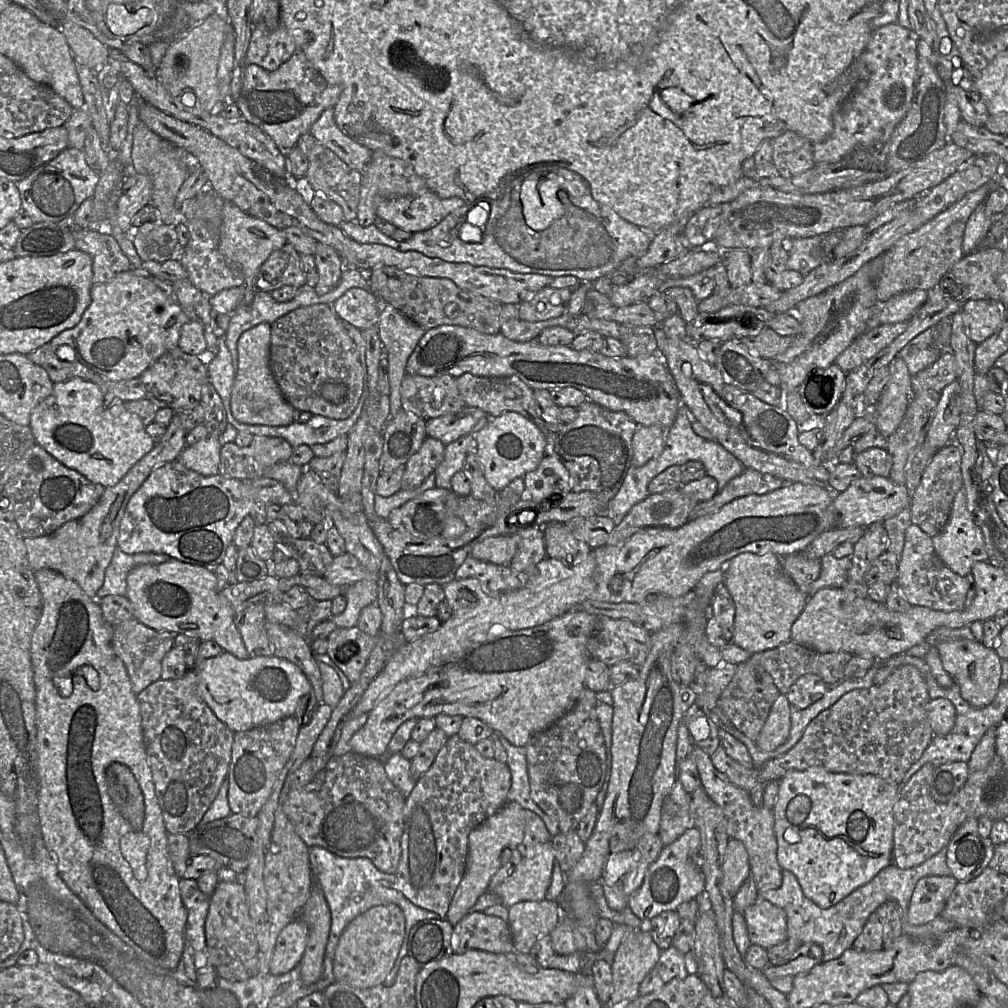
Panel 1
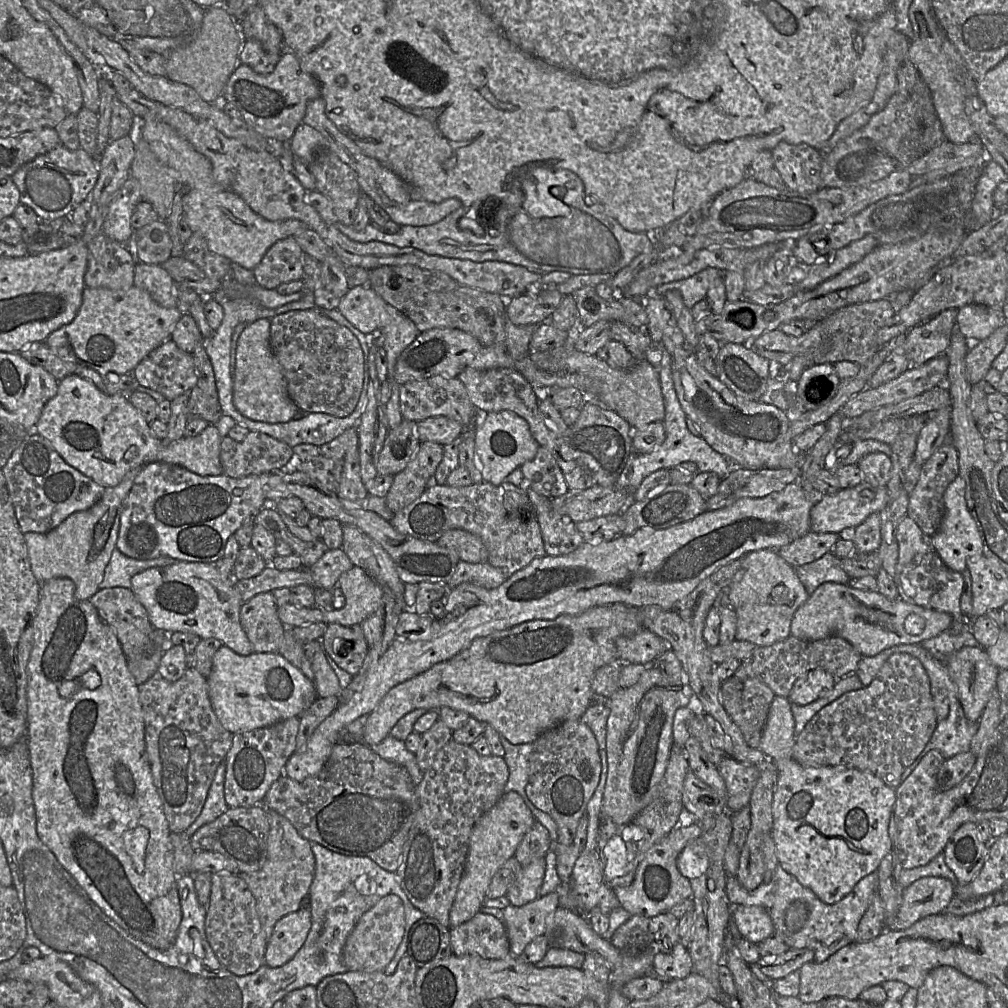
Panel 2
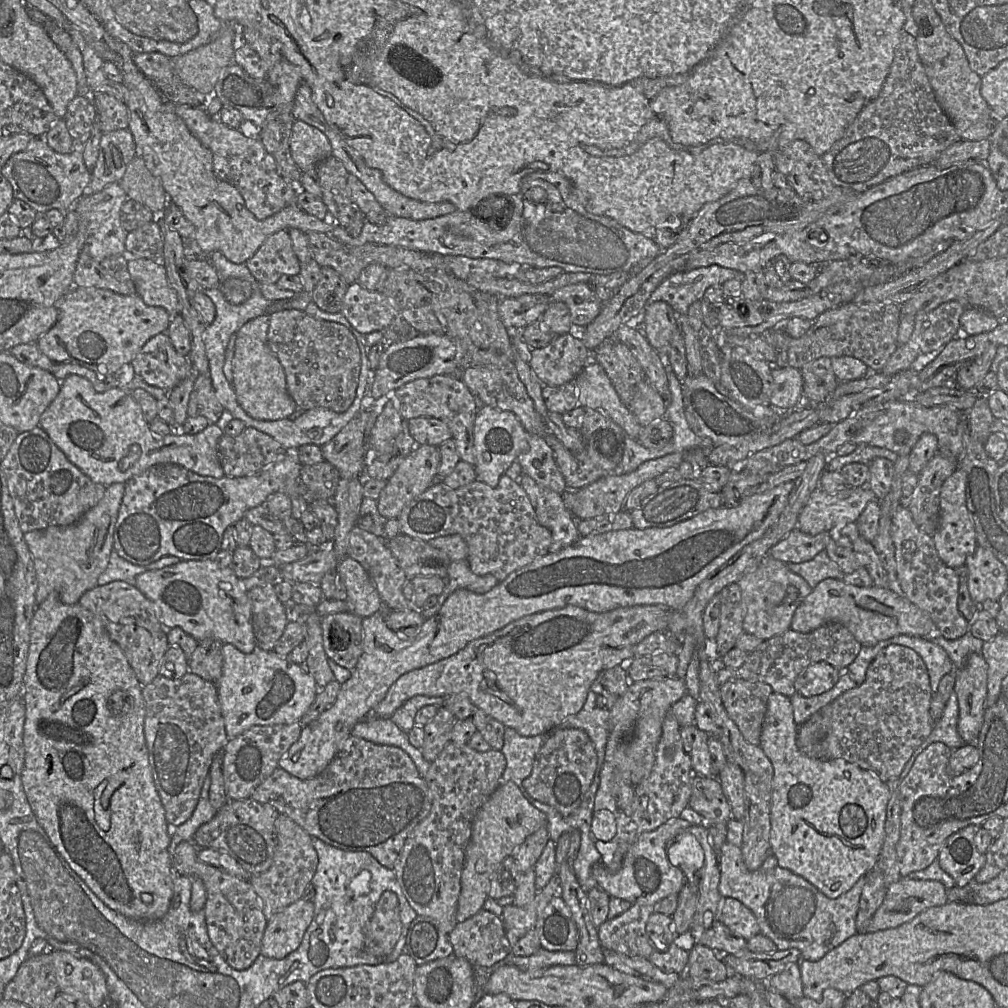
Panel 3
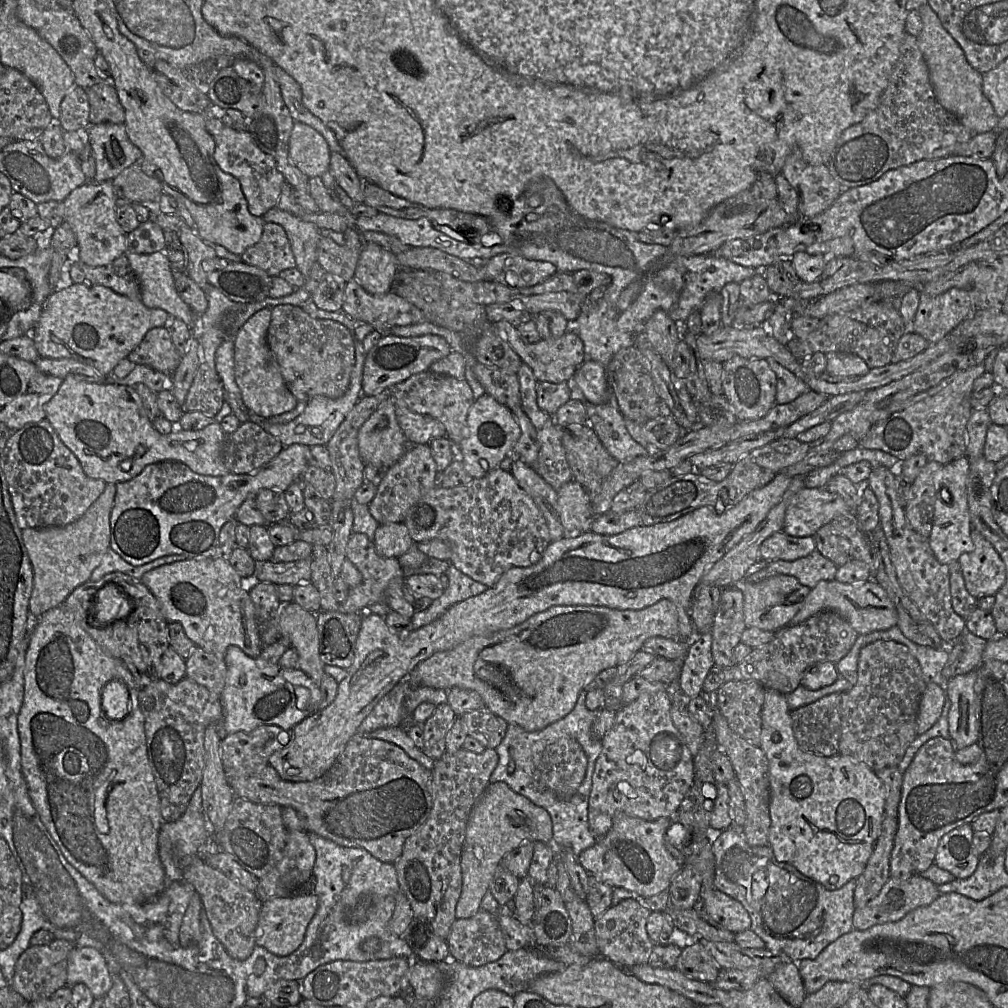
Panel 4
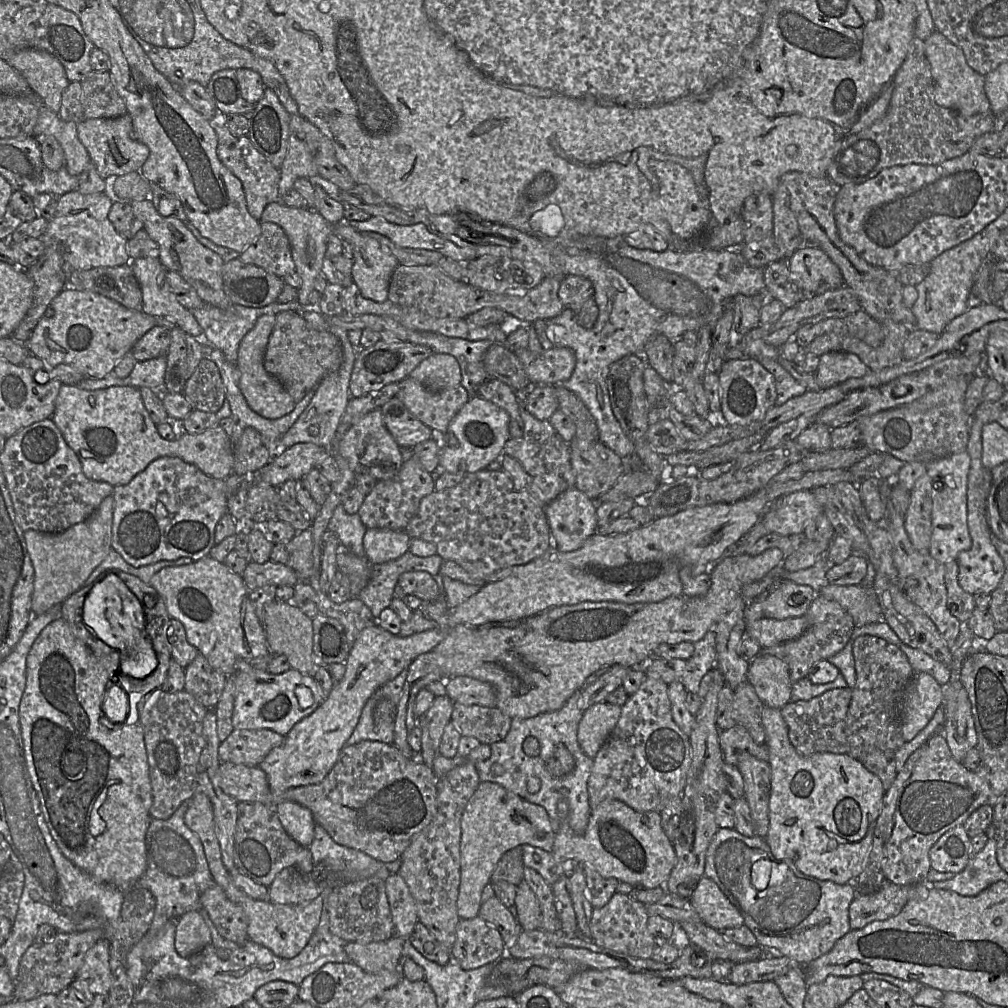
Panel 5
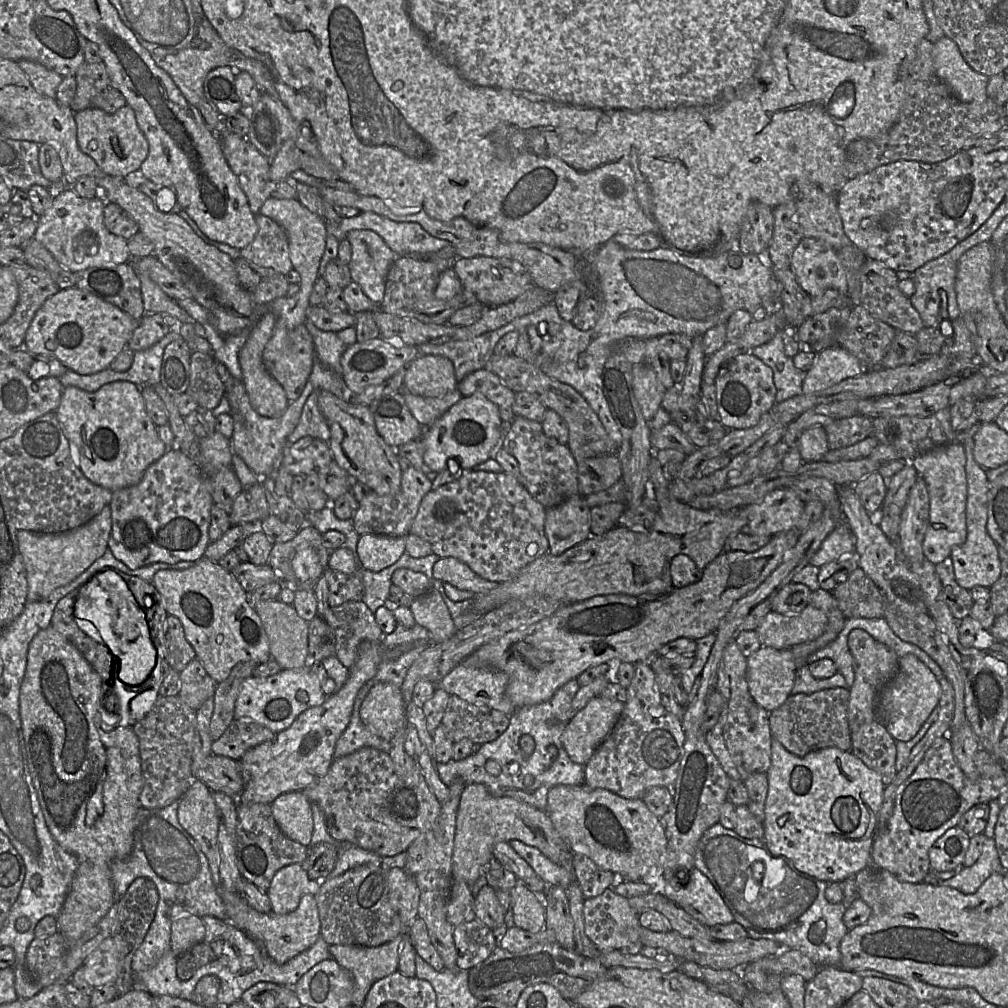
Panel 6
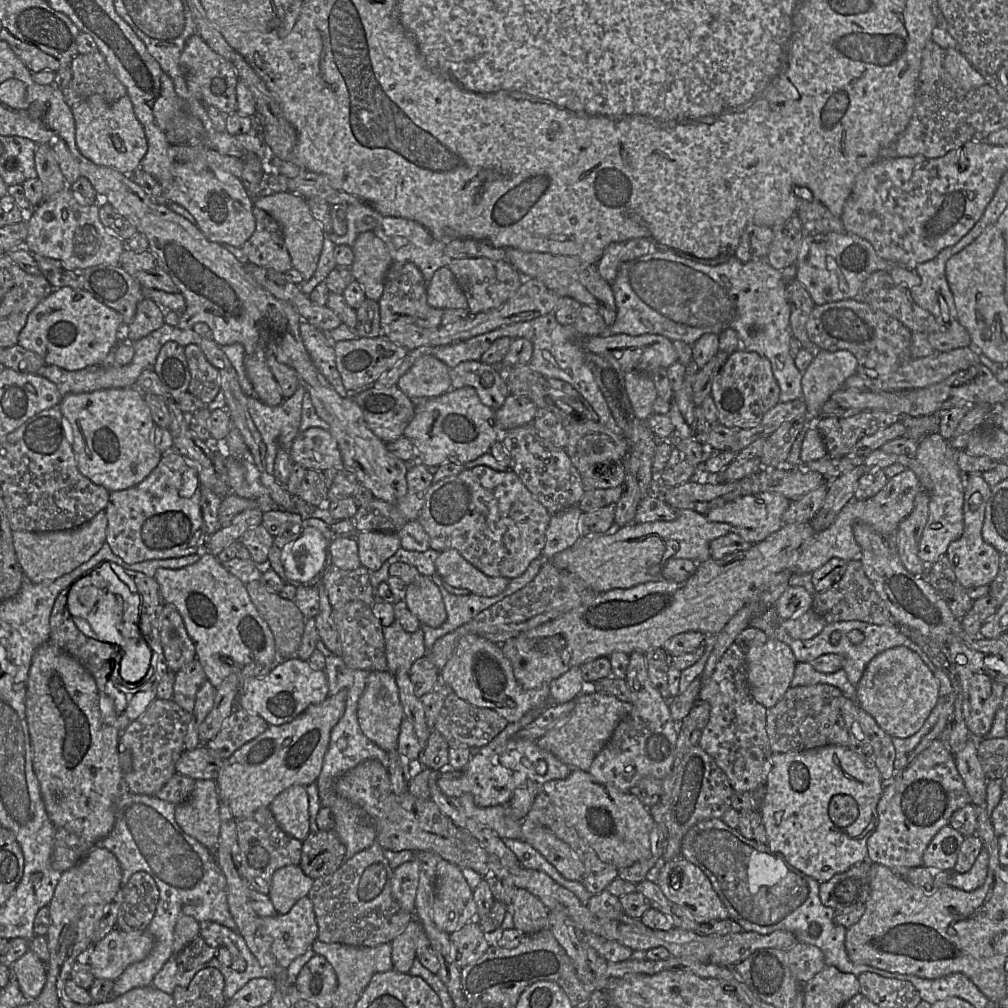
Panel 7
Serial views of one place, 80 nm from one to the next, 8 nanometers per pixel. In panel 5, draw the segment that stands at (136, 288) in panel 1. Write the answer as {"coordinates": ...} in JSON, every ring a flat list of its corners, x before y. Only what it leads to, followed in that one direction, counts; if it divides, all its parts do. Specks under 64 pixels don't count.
{"coordinates":[[67,282,66,289,53,298,26,344,30,354,52,365,68,364,85,378,98,379,111,373,117,362,156,325,169,330,177,326,172,318,129,309,98,293,72,288]]}

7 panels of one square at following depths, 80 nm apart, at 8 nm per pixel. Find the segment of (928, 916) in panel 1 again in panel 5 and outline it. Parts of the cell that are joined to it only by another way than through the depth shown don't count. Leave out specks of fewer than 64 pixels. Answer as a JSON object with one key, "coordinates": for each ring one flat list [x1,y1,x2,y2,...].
{"coordinates":[[885,881,881,888,870,895,855,897,849,906,851,930,859,930,874,921,882,921,901,912,912,899,926,898,930,885,896,885]]}

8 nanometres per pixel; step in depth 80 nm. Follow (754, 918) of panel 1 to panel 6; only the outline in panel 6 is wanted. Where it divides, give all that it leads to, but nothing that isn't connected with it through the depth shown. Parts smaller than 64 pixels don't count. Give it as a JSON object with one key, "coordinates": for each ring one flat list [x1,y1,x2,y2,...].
{"coordinates":[[696,867,688,874,690,878,684,887,681,878,687,875,686,869,678,869,671,879,664,879,663,894,707,927,733,923,733,914,710,879]]}

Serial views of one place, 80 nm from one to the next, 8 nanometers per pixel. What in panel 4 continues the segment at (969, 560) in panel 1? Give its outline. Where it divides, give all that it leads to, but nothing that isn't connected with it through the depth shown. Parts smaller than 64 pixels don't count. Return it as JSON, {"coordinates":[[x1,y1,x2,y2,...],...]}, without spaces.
{"coordinates":[[962,456,944,464,941,471,934,476,936,500,929,545,939,563,948,565,958,561,963,553,974,550,971,538,972,523,970,520,966,481,969,473,969,459]]}

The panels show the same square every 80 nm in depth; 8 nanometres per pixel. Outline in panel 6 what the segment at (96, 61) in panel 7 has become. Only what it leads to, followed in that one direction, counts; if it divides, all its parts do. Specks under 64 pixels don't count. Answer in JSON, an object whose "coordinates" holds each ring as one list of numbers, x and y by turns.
{"coordinates":[[84,62,75,79,77,88,70,105,74,113,87,108,114,113,127,104,124,95,113,85,103,62]]}

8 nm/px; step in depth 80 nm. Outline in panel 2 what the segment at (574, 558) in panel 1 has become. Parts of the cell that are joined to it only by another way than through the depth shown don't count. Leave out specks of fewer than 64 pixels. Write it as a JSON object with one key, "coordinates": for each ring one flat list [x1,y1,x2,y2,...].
{"coordinates":[[527,488,540,525,546,554,562,556,575,551,585,541,577,530,576,523,568,516,554,510,552,499]]}

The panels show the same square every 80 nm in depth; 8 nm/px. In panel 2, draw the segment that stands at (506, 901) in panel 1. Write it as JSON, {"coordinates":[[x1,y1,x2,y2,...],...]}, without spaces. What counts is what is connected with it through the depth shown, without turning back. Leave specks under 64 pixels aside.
{"coordinates":[[544,858,536,859,522,867,522,872,517,881,509,888,505,896,514,906,525,905,539,896,546,869]]}

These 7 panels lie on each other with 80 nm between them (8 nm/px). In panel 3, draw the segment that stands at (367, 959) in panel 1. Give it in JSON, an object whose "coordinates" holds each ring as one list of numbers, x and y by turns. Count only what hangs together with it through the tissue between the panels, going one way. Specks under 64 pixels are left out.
{"coordinates":[[385,891,365,927,366,949,375,956,385,958,392,953,401,933,398,897,391,891]]}

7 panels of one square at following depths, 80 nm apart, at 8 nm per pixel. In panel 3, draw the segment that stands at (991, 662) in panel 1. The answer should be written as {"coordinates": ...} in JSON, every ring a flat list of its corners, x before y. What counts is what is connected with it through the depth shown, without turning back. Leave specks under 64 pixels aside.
{"coordinates":[[981,652,971,653,963,668,956,670,954,692,959,705,957,729,965,744,975,745,983,721,988,686,988,666]]}

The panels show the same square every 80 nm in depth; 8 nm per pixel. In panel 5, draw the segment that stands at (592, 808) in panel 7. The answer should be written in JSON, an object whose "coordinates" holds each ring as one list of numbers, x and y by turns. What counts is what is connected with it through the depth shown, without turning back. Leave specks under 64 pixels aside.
{"coordinates":[[607,799,591,810,589,823,583,834,575,833,568,823,567,801,558,803,557,813,559,828,555,831,552,849,552,872,561,876,558,865,573,860,577,864,593,867,605,878,616,878,635,888,661,887,668,880,676,864,676,854,664,832,658,812,639,812,619,800]]}

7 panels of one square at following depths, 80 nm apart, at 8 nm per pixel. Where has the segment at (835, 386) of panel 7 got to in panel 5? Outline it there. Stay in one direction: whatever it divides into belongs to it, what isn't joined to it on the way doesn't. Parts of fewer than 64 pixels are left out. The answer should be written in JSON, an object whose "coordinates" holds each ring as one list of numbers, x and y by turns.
{"coordinates":[[832,351,819,356,818,368,814,373,820,389,825,389,854,377,862,377,869,368,854,353]]}

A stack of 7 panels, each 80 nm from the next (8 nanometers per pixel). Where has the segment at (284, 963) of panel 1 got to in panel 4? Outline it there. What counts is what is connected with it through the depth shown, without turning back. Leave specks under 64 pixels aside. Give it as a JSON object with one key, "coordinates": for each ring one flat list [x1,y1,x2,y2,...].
{"coordinates":[[295,893,285,898,262,902,256,944,277,956,293,953,303,942,306,929,318,908,318,896,314,893]]}

